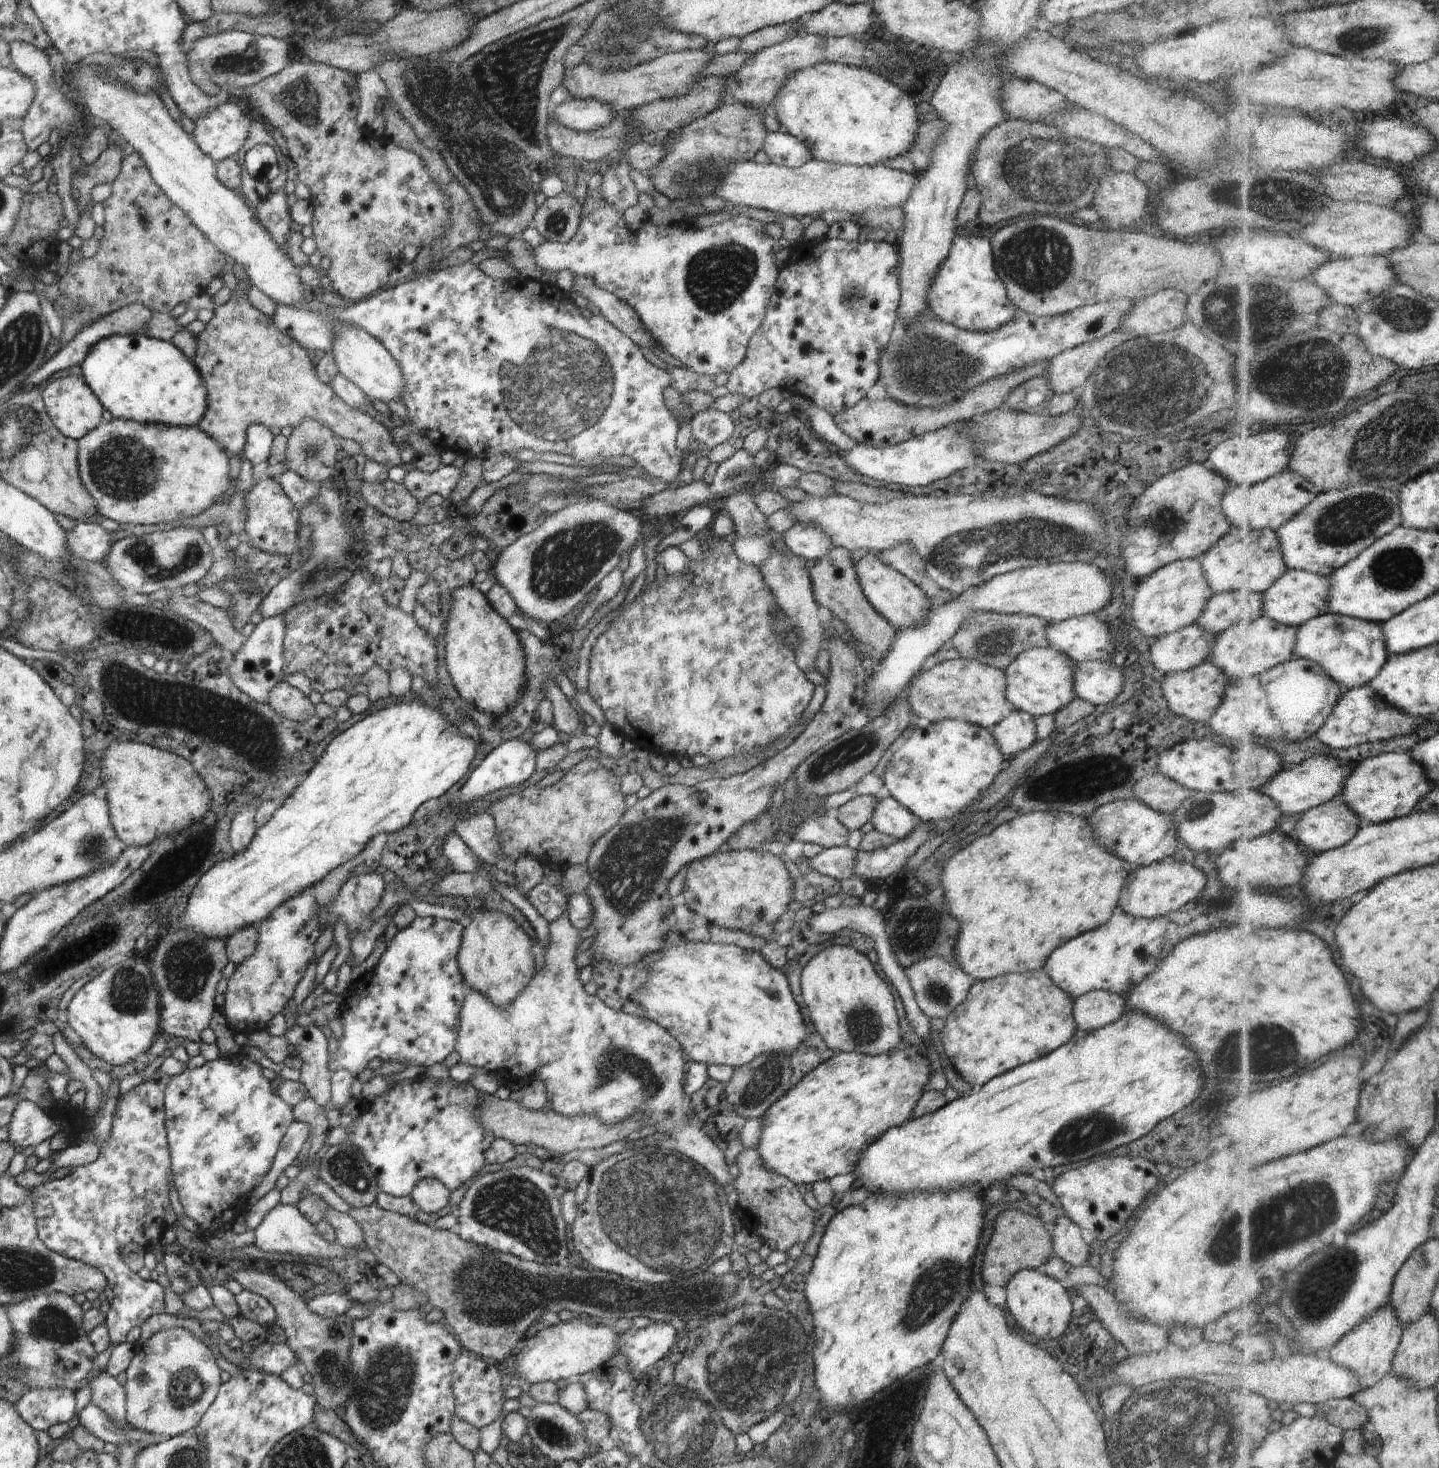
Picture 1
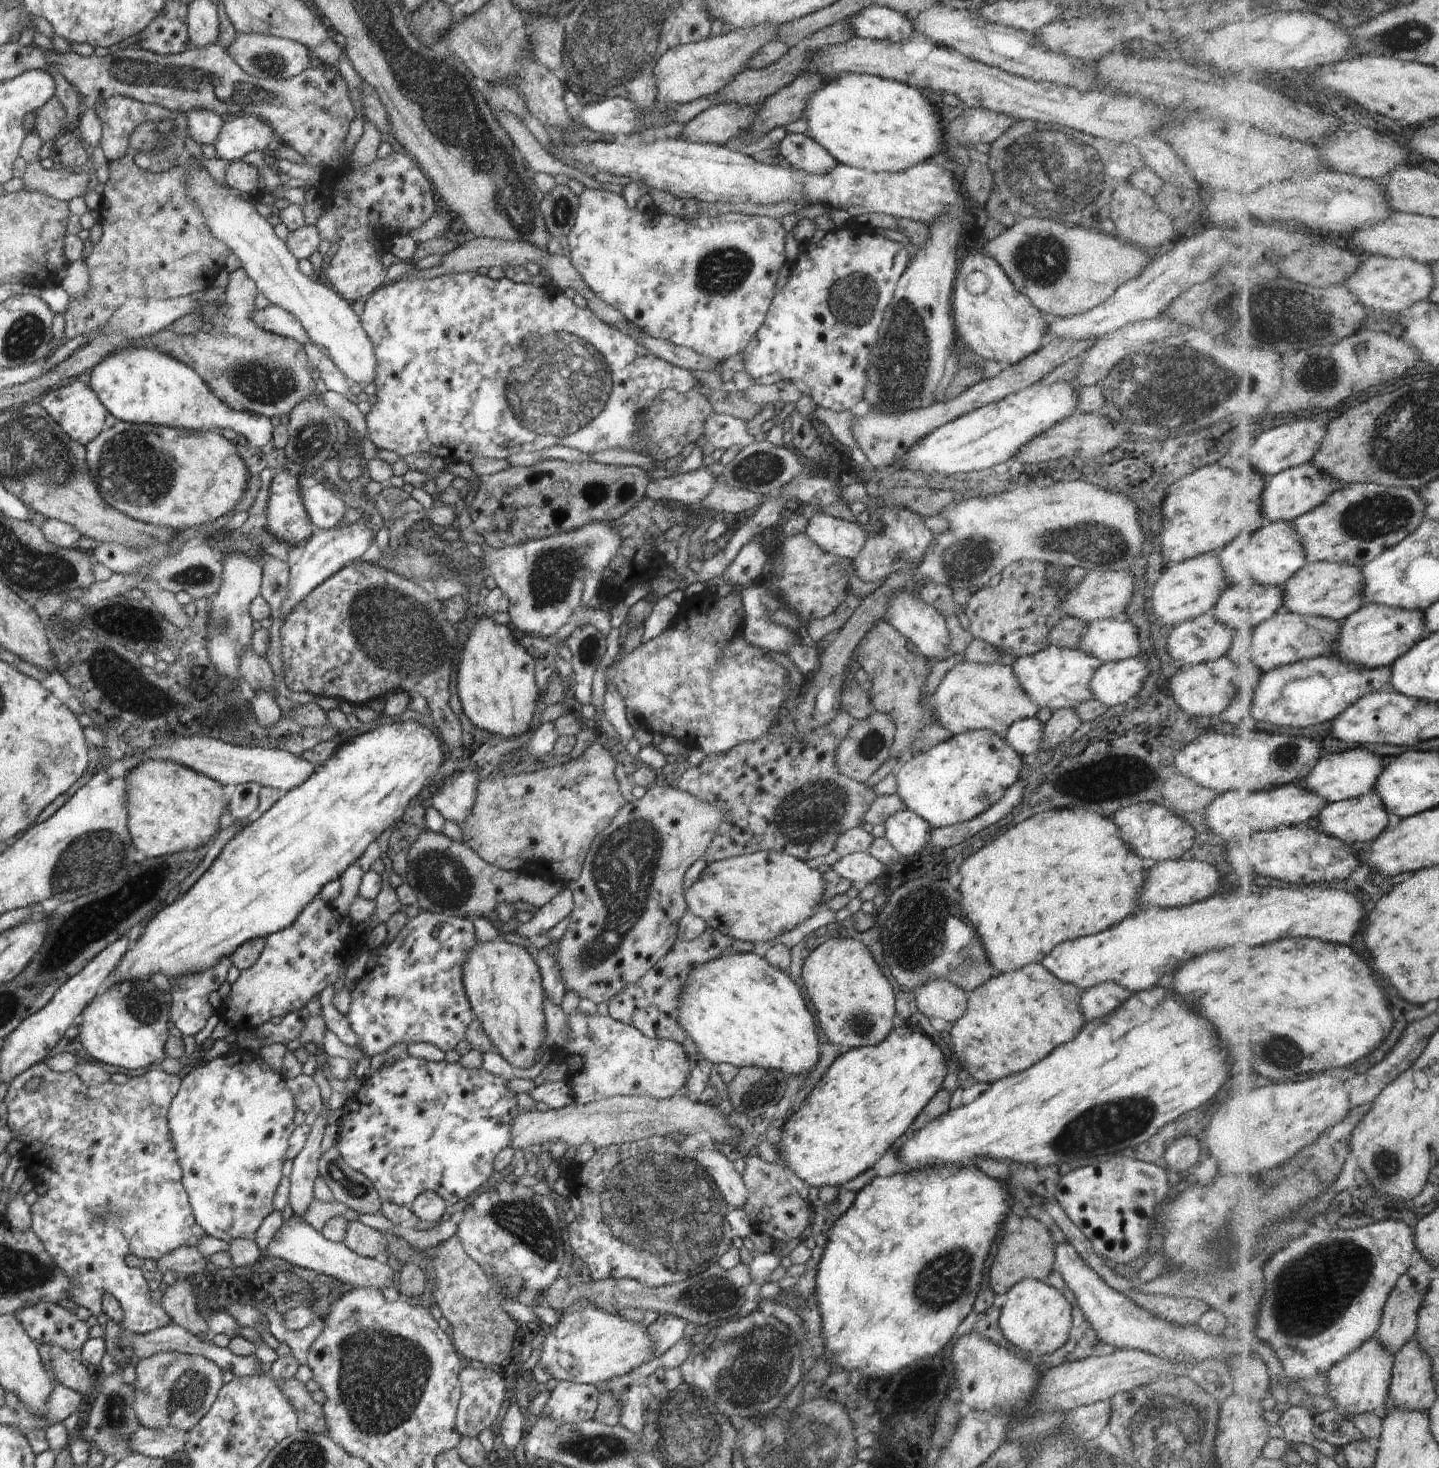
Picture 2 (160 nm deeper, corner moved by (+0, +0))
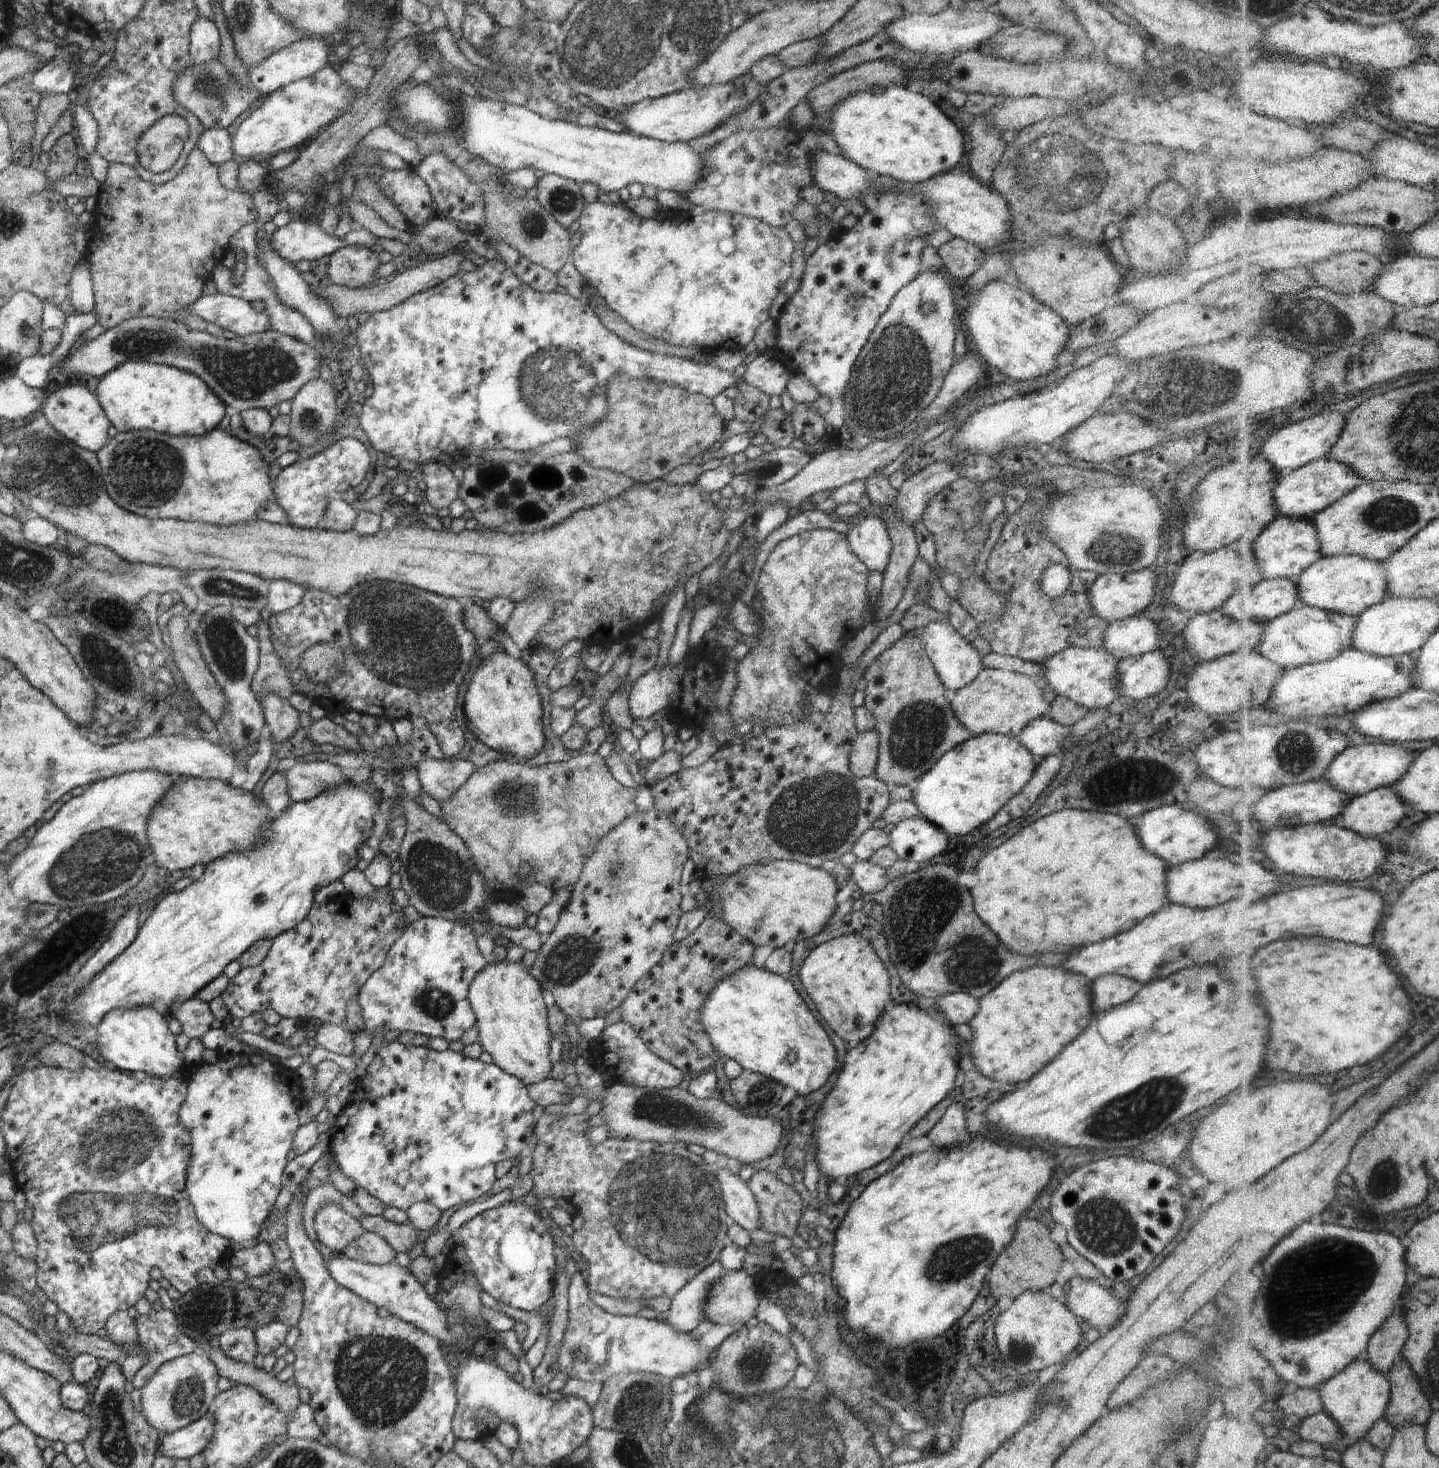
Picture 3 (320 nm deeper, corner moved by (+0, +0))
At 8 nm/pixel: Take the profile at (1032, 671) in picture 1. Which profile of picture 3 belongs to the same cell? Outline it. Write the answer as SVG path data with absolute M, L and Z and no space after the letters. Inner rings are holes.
M1070 646L1051 656L1044 663L1046 677L1039 678L1039 680L1041 686L1050 684L1056 690L1058 696L1065 696L1076 704L1094 711L1097 708L1106 708L1120 698L1119 692L1115 687L1118 661L1104 647L1095 649Z

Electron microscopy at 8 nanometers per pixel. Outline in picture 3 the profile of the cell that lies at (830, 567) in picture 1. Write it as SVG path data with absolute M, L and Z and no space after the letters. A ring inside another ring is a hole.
M904 635L897 640L890 649L872 661L863 676L866 679L864 706L874 715L875 731L879 734L874 776L884 784L912 786L949 750L975 737L959 723L951 707L950 693L938 678L932 661L916 635Z

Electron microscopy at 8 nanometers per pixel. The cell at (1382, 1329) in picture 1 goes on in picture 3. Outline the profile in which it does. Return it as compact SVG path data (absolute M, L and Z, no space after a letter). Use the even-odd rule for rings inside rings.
M1369 1351L1340 1375L1329 1380L1320 1388L1320 1392L1324 1401L1324 1411L1340 1425L1341 1440L1346 1440L1347 1448L1368 1441L1374 1427L1387 1415L1393 1398L1393 1386L1389 1374L1376 1370L1369 1360Z

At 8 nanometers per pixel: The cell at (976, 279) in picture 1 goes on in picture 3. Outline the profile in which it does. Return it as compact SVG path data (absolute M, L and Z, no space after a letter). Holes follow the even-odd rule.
M990 281L981 292L976 304L970 305L964 312L966 325L972 336L971 346L978 348L978 352L992 368L998 368L1005 377L1015 381L1032 380L1038 376L1047 375L1058 368L1058 356L1066 349L1071 326L1050 307L1040 302L1028 290L1022 288L1016 281Z

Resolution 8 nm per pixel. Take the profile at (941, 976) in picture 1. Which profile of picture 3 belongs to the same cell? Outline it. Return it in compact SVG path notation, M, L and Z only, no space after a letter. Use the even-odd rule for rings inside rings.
M950 993L935 998L936 1007L951 1025L969 1024L979 1011L979 999L966 993Z

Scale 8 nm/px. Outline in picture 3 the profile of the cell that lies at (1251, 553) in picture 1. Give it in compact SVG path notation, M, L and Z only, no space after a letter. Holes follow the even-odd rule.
M1286 514L1280 515L1262 534L1251 548L1261 560L1262 570L1266 571L1267 578L1289 578L1301 577L1313 564L1322 557L1323 542L1321 530L1315 520L1308 517L1295 517Z

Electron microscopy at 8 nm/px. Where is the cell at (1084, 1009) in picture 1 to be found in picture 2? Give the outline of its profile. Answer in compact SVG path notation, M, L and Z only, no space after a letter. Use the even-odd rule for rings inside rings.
M1098 984L1080 994L1081 1011L1086 1022L1109 1015L1132 996L1118 984Z

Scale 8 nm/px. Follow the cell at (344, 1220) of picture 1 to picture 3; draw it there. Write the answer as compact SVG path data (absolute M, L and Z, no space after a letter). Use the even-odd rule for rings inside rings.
M365 1232L356 1240L350 1241L342 1254L353 1261L371 1265L387 1265L395 1262L395 1250L377 1234Z

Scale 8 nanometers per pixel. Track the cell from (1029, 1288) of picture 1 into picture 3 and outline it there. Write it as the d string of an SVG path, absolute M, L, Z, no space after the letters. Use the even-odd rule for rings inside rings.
M1047 1290L1023 1292L1007 1311L997 1316L995 1337L1002 1364L1018 1374L1038 1373L1048 1366L1056 1366L1065 1356L1076 1353L1082 1338L1080 1327L1080 1320Z

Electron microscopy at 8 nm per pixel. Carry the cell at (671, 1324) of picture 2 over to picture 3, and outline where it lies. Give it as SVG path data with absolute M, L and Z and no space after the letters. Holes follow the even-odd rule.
M719 1259L698 1272L673 1296L666 1322L680 1332L694 1330L705 1319L705 1304L711 1287L725 1274Z

